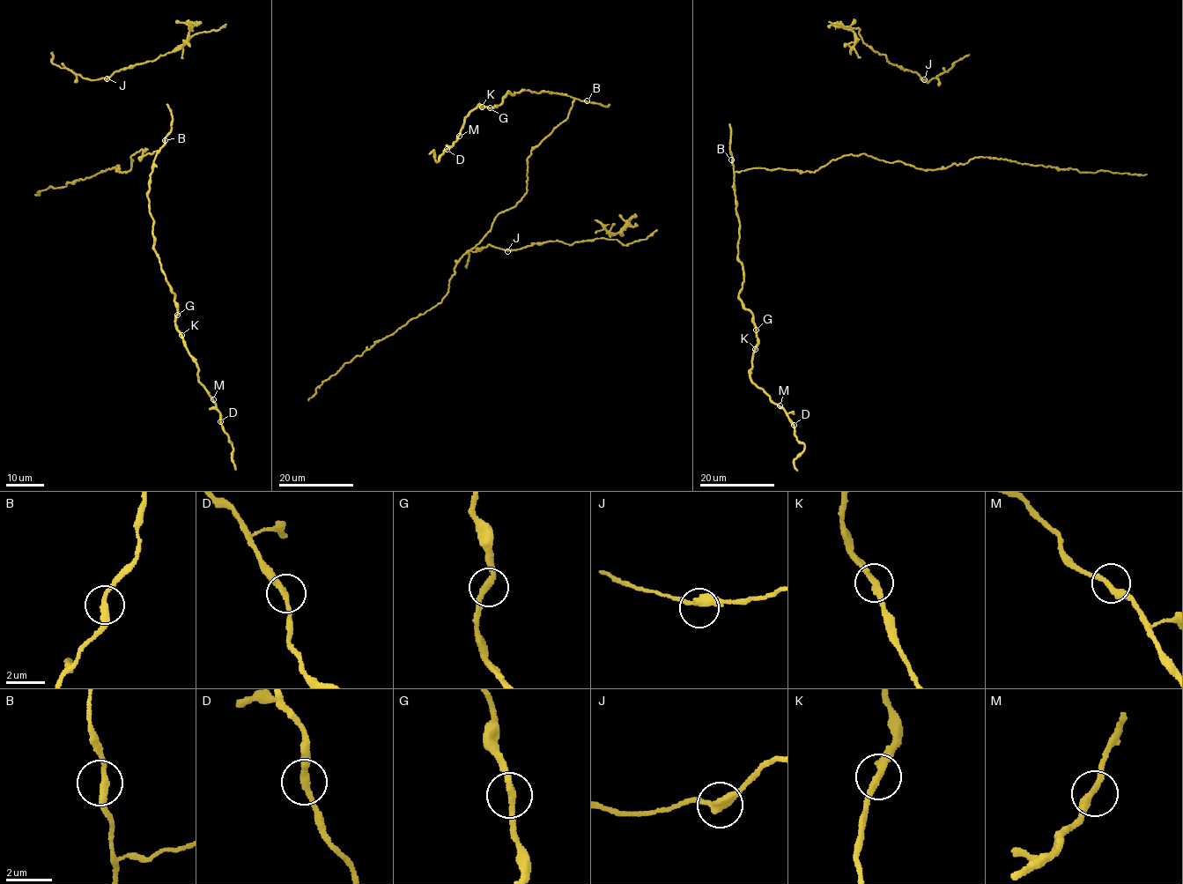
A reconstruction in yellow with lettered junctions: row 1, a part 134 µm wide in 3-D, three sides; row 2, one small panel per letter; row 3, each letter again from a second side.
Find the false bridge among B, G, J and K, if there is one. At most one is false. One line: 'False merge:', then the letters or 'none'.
False merge: none

